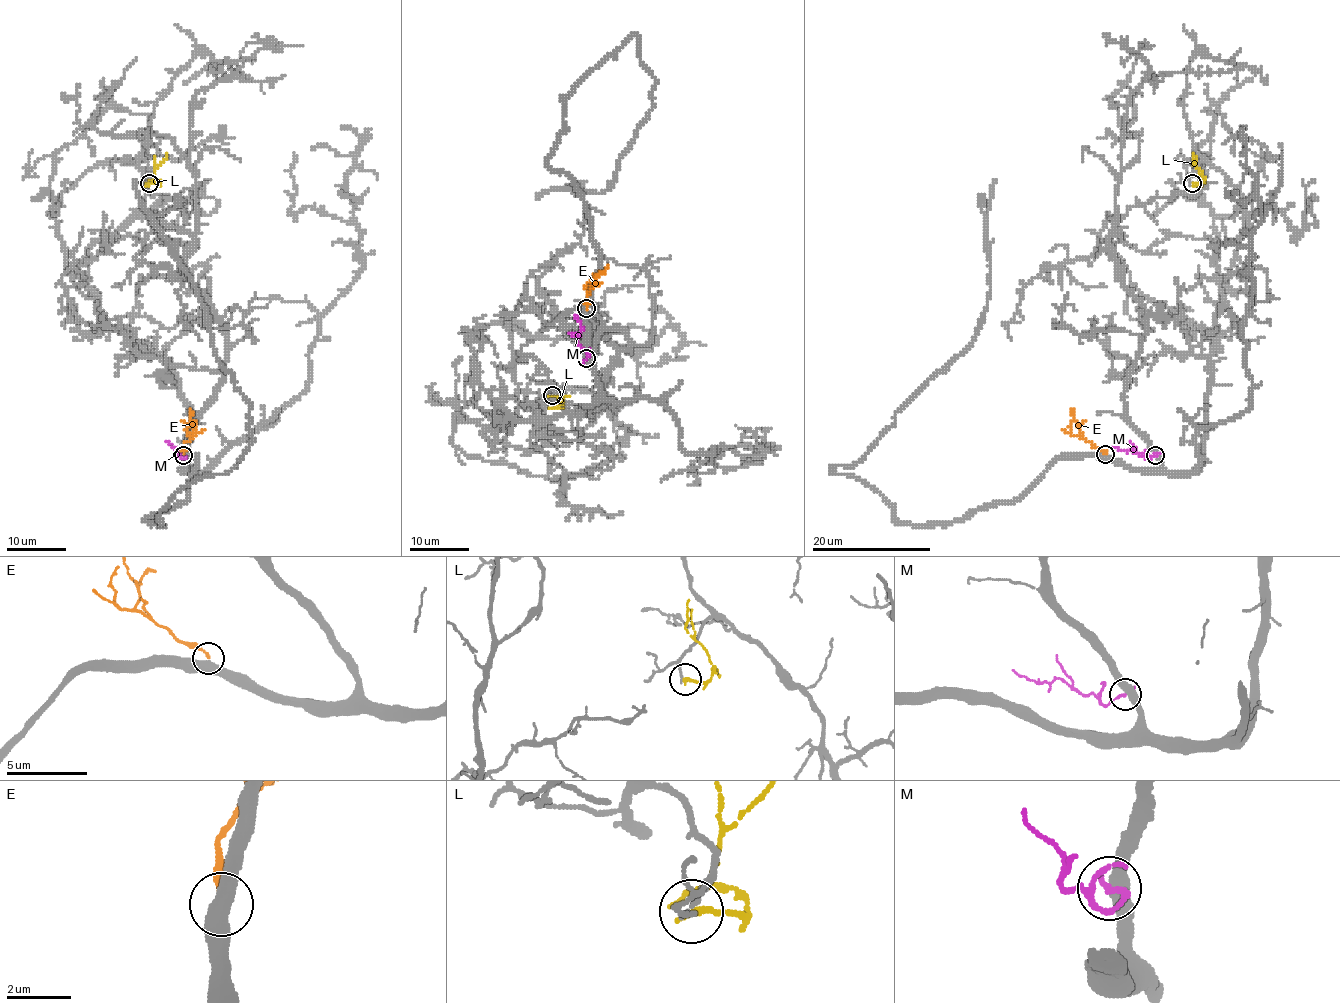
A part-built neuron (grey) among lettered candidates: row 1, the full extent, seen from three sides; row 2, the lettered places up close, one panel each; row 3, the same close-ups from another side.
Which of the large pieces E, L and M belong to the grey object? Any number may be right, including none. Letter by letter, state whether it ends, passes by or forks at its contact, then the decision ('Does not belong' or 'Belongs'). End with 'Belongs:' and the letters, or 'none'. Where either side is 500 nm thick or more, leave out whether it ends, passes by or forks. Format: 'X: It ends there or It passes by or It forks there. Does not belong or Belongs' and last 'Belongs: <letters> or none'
E: Belongs
L: It ends there. Does not belong
M: It ends there. Does not belong
Belongs: E

